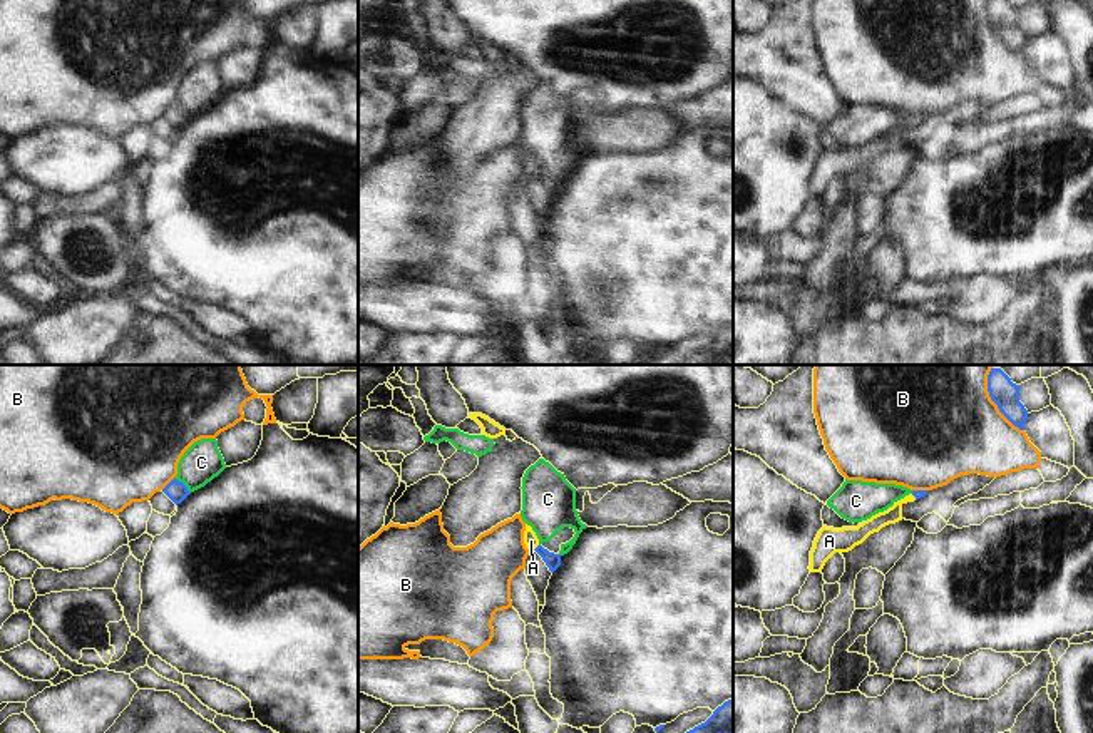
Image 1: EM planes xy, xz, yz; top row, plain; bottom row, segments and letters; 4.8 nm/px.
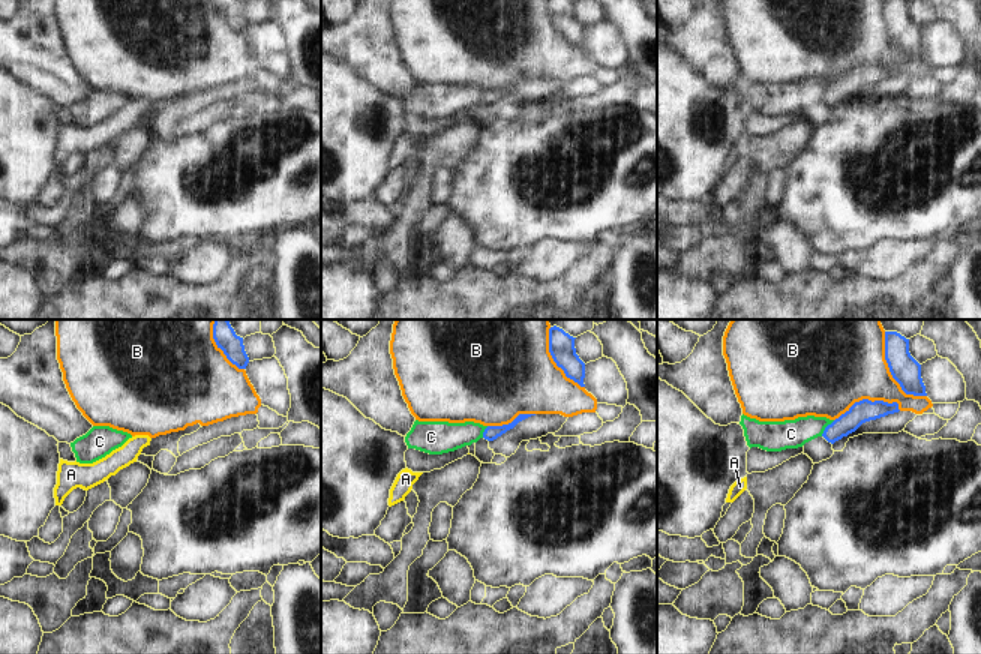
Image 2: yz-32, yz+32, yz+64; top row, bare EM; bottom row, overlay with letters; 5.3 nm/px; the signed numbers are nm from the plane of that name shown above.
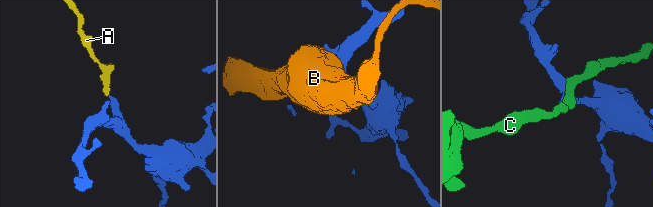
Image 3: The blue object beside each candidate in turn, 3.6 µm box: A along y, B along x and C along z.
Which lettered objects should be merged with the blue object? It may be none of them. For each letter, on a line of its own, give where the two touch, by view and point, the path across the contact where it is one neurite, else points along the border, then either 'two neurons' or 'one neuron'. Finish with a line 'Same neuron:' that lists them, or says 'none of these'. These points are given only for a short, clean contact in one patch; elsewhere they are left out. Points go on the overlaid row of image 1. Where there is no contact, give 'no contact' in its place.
A: contact xz (538, 546); way xz (553, 561), (538, 546), (531, 541); one neuron
B: contact yz (991, 399); two neurons
C: contact xy (183, 484); two neurons
Same neuron: A

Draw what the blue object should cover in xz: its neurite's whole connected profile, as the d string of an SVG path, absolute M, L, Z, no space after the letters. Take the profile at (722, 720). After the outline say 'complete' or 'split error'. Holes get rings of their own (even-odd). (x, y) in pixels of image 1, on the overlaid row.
M733 700L725 701L705 723L686 733L733 733Z; complete

